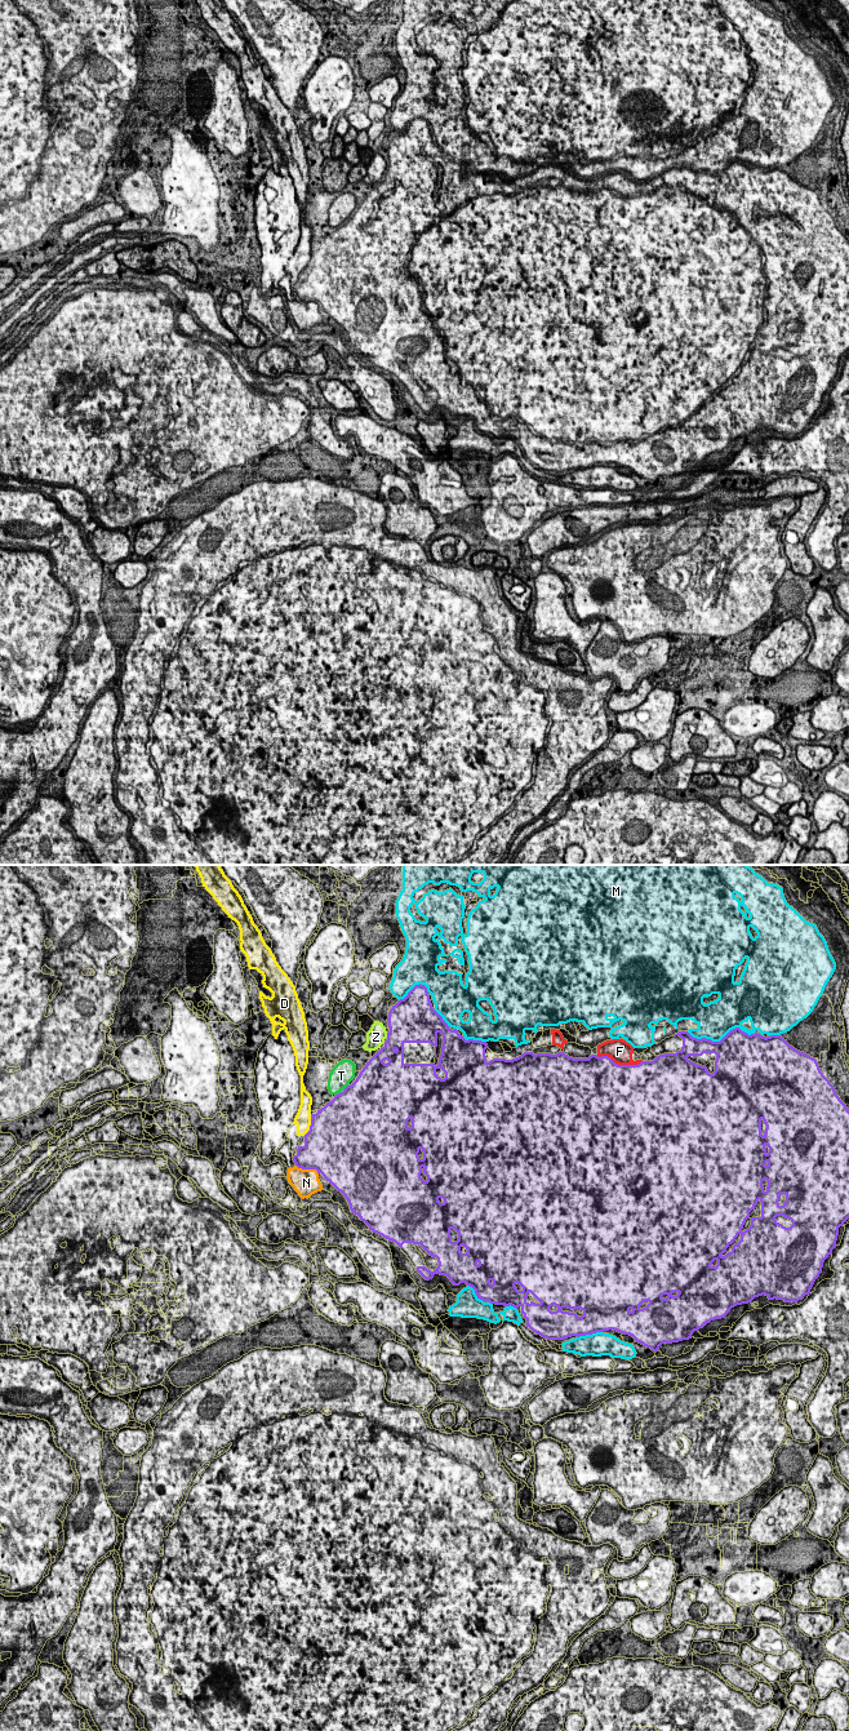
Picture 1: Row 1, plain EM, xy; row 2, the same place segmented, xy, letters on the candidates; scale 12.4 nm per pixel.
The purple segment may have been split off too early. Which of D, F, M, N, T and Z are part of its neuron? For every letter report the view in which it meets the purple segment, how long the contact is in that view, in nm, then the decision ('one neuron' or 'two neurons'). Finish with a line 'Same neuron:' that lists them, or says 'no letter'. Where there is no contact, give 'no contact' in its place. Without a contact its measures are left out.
D: xy | 130 nm | two neurons
F: xy | 600 nm | one neuron
M: xy | 850 nm | two neurons
N: xy | 320 nm | two neurons
T: xy | 80 nm | two neurons
Z: xy | 70 nm | two neurons
Same neuron: F

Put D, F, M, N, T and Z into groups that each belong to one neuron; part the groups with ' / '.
D N / F / M / T / Z

